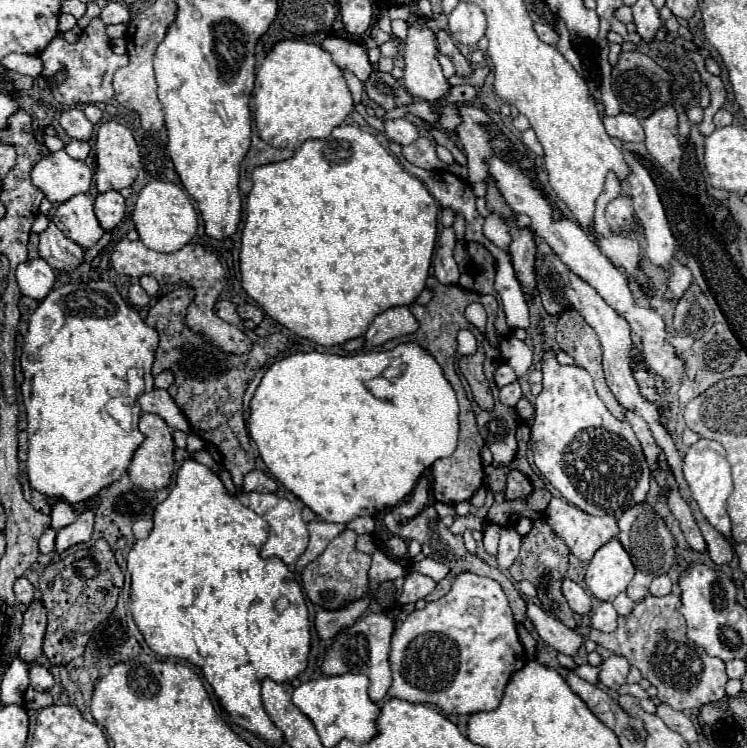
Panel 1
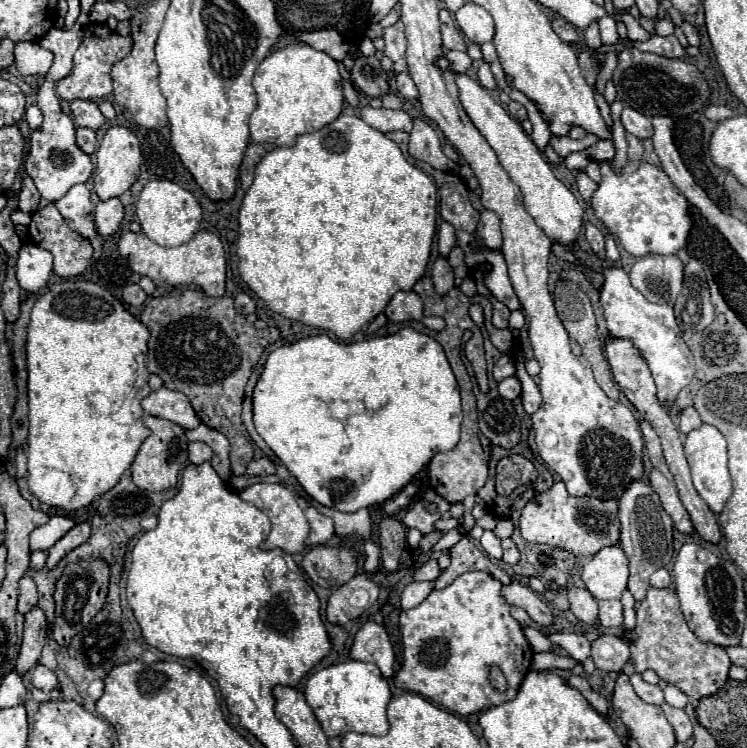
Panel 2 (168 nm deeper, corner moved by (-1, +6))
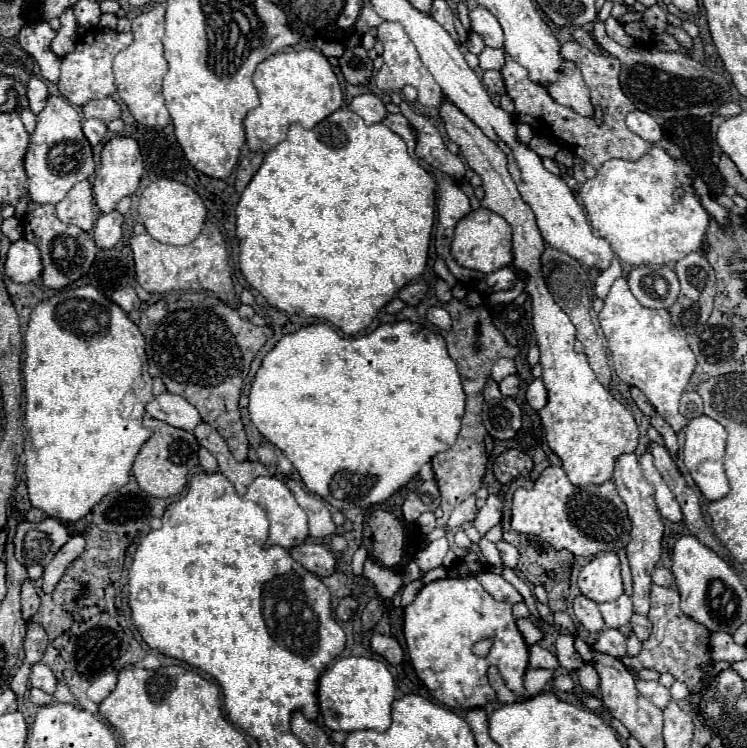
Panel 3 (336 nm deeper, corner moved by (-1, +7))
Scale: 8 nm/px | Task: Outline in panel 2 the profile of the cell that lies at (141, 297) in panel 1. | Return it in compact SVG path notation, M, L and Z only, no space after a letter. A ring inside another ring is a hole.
M130 284L122 290L122 300L130 306L142 306L144 300L146 300L146 294L138 284Z

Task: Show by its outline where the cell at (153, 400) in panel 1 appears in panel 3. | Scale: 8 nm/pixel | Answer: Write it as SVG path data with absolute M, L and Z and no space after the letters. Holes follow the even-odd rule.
M162 393L154 401L150 401L146 405L146 413L154 419L166 421L172 427L180 427L186 431L192 431L202 421L194 405L190 405L184 397L172 393Z

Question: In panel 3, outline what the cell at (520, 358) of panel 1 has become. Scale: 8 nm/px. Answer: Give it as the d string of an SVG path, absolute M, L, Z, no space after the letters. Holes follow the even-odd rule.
M528 385L526 401L532 409L542 409L546 405L546 387L544 385Z

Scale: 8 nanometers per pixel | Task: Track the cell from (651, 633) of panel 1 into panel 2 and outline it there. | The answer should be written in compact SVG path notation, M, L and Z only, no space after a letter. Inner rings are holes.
M648 588L648 596L638 604L638 622L636 628L624 636L630 644L630 664L626 664L622 670L626 674L634 674L634 672L644 672L644 670L654 670L662 680L670 682L672 686L680 688L684 694L688 694L690 698L704 698L704 696L712 696L728 678L728 670L730 670L730 660L728 654L722 646L710 644L710 642L700 642L696 638L696 634L688 628L682 612L680 612L680 602L678 596L672 588Z

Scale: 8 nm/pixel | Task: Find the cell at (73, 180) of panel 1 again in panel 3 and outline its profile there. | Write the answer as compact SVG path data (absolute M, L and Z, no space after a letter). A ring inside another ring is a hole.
M48 97L46 107L36 117L36 129L30 135L28 153L24 157L24 167L28 175L28 191L30 199L34 203L52 203L56 205L66 197L66 193L72 189L74 183L88 179L94 173L94 161L92 161L92 149L88 139L82 133L82 117L76 109L72 109L70 103L58 97Z

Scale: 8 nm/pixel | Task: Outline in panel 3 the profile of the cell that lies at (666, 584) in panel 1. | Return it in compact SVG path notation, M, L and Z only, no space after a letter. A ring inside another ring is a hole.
M658 567L658 569L652 573L652 583L656 583L656 585L664 585L664 587L670 587L670 585L674 583L674 579L672 579L672 573L670 573L668 569Z

